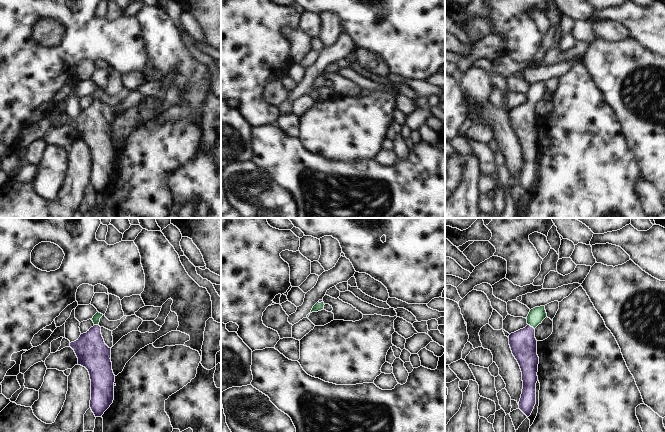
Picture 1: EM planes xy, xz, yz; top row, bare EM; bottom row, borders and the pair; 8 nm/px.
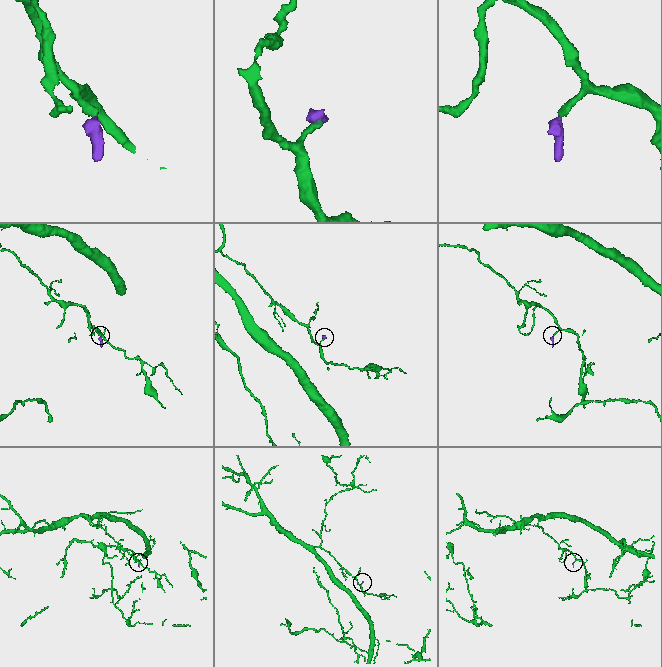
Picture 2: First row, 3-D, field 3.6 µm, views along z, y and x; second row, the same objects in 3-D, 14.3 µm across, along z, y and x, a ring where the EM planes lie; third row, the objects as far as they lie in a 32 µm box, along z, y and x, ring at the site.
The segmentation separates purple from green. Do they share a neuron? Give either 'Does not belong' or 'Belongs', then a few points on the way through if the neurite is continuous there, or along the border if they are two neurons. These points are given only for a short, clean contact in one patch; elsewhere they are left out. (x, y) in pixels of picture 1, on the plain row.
Belongs. Path across: yz (523, 120), (530, 102), (536, 91).

